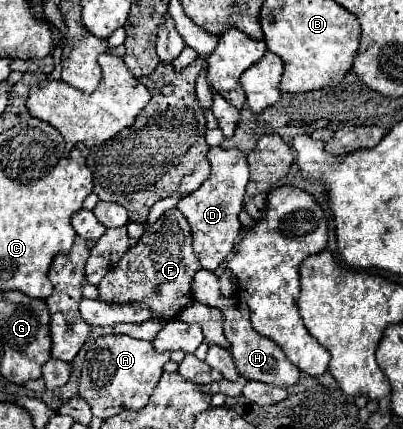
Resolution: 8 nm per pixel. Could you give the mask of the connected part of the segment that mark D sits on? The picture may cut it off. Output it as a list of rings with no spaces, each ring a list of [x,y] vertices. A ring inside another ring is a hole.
[[[211,148],[209,162],[211,162],[211,176],[195,192],[185,196],[177,208],[183,212],[183,216],[191,224],[193,252],[199,258],[201,268],[213,272],[229,256],[229,252],[233,250],[241,234],[241,222],[237,216],[243,208],[245,186],[249,182],[249,168],[247,168],[245,154],[241,154],[235,148],[231,150]]]

